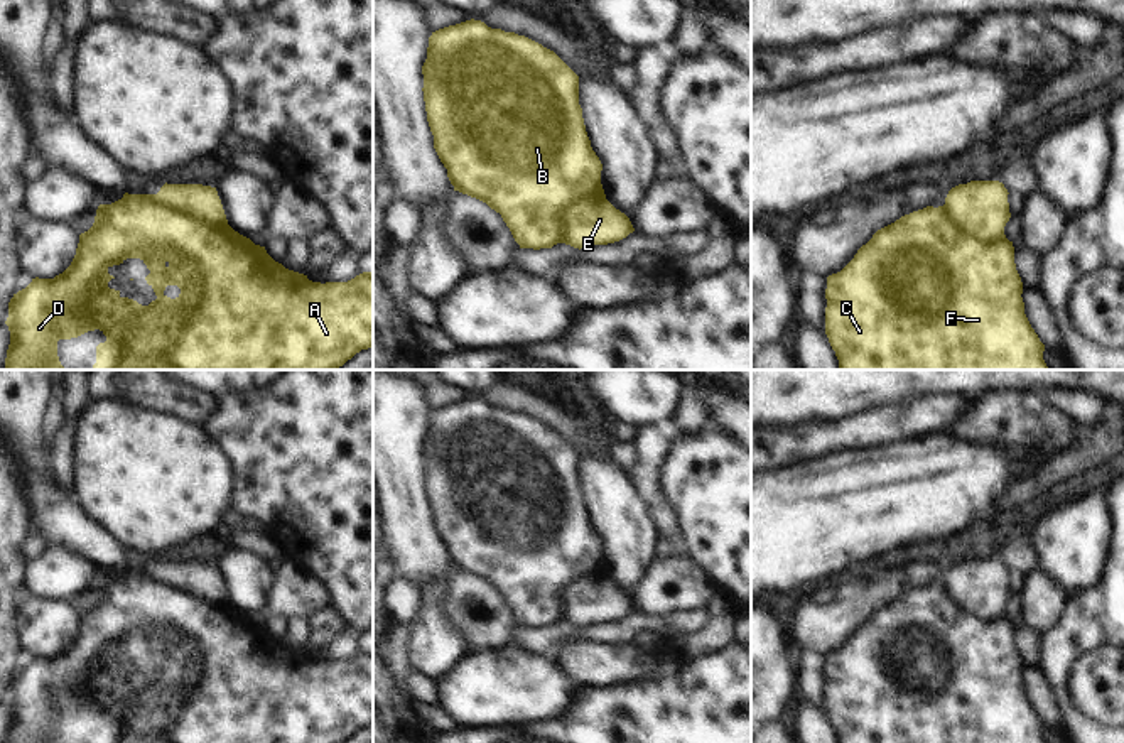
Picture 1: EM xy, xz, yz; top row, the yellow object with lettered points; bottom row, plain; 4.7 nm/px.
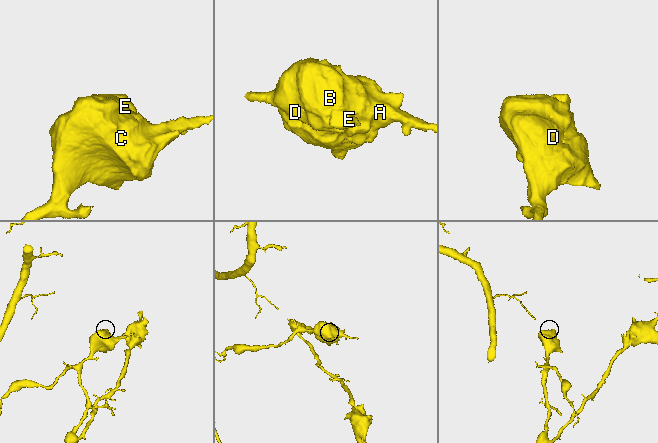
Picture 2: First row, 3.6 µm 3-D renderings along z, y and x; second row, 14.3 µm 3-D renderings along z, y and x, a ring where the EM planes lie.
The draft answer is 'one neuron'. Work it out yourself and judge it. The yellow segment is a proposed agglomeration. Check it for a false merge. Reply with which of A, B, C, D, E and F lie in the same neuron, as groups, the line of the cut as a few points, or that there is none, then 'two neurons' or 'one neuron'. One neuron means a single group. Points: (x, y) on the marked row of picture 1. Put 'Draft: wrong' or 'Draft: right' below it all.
A B C D F / E; cut in xy along (157, 193), (166, 206), (226, 225); two neurons
Draft: wrong

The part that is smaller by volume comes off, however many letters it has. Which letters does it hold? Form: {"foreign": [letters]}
{"foreign": ["E"]}

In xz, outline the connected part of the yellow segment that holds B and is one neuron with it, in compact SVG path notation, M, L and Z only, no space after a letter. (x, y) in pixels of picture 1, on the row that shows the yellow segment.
M471 19L432 32L422 74L434 149L454 191L500 213L520 248L552 248L562 238L560 216L565 208L587 196L606 196L603 164L591 147L579 105L579 76L554 51Z

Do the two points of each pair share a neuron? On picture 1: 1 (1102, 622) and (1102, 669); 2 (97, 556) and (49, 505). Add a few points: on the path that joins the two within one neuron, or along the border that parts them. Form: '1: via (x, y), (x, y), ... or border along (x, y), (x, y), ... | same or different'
1: border along (1106, 645), (1086, 652), (1075, 662), (1072, 672) | different
2: via (88, 544), (61, 517) | same

